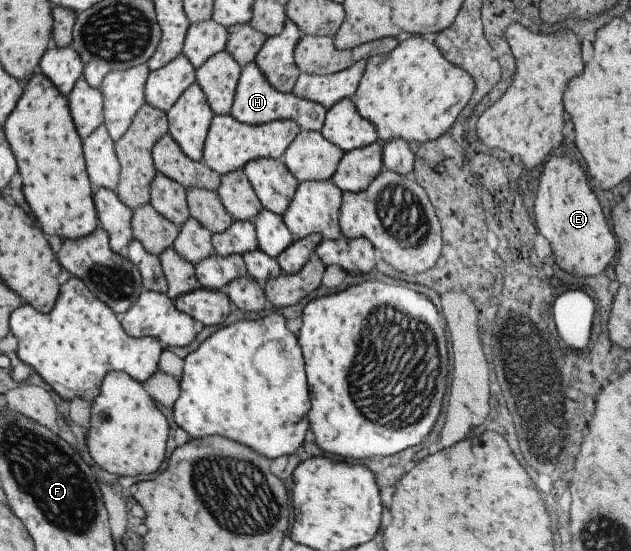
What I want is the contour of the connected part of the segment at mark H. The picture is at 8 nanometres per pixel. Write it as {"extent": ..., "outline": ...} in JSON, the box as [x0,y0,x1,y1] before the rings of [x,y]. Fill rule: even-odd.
{"extent":[231,61,328,131],"outline":[[[253,61],[246,64],[240,72],[231,115],[240,123],[248,125],[262,125],[277,119],[294,120],[301,129],[320,131],[327,111],[328,109],[322,104],[299,98],[293,92],[284,93],[273,88],[257,66],[257,63]]]}

